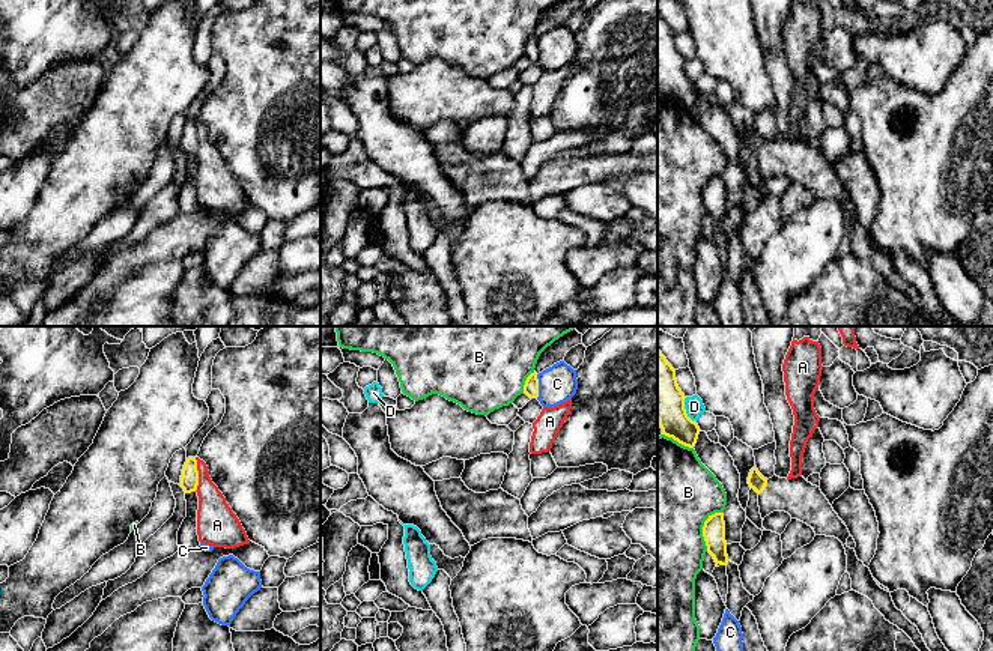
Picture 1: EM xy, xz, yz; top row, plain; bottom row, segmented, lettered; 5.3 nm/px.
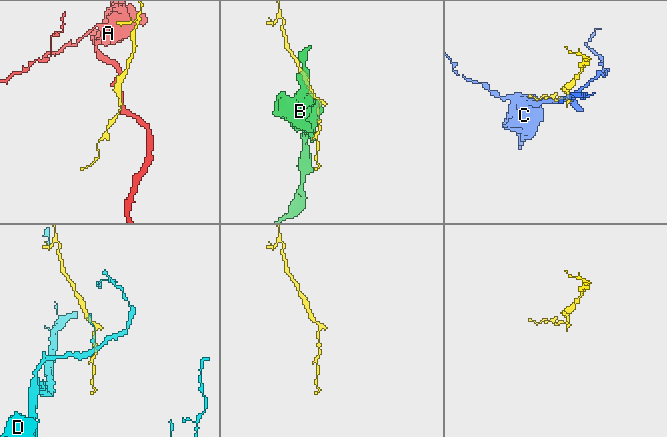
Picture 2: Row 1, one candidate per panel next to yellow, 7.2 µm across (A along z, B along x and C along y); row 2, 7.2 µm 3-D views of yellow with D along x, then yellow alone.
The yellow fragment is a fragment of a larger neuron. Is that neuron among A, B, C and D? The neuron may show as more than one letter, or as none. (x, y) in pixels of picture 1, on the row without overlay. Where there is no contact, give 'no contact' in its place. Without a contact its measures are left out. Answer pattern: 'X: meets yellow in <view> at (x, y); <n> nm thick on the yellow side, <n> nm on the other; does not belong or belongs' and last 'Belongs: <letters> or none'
A: meets yellow in xy at (197, 137); 100 nm thick on the yellow side, 190 nm on the other; does not belong
B: meets yellow in yz at (703, 191); 130 nm thick on the yellow side, 500 nm on the other; does not belong
C: meets yellow in xz at (537, 50); 80 nm thick on the yellow side, 200 nm on the other; does not belong
D: meets yellow in yz at (685, 74); 240 nm thick on the yellow side, 100 nm on the other; does not belong
Belongs: none

